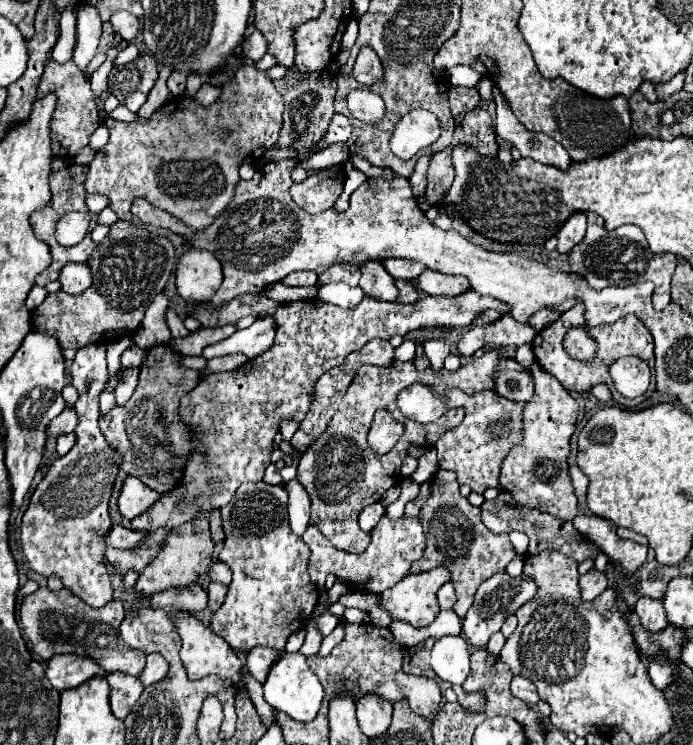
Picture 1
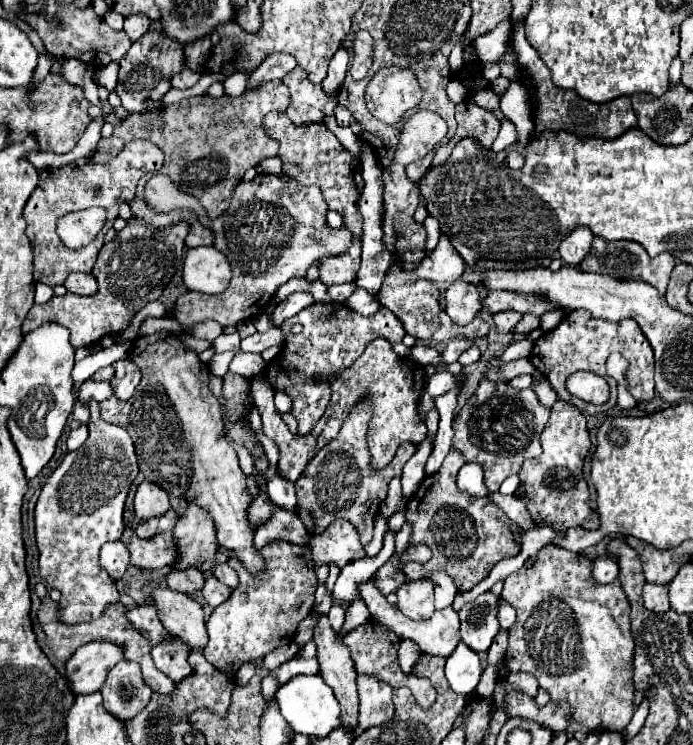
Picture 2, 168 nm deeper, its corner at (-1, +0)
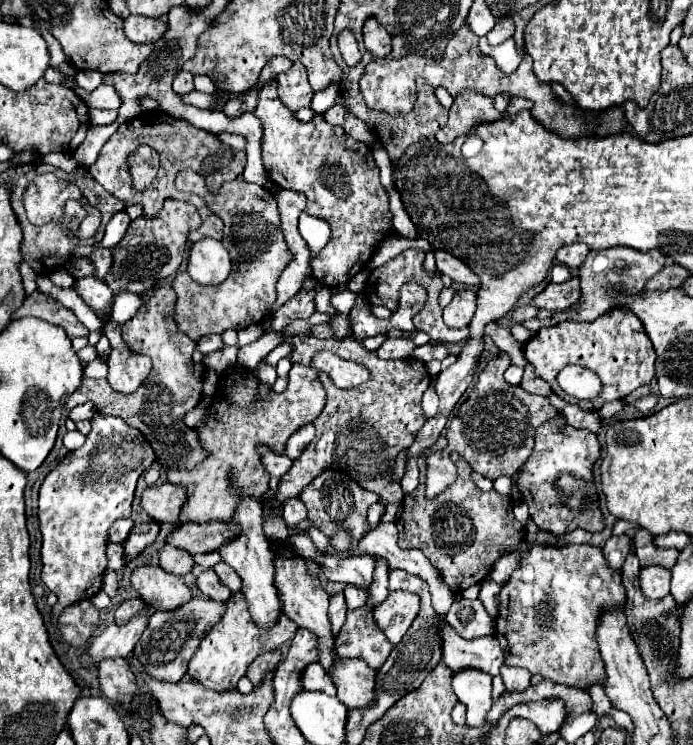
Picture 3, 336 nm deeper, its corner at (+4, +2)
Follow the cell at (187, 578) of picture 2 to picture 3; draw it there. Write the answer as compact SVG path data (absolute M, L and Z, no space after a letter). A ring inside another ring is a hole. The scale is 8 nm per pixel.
M163 546L163 550L159 552L159 564L165 566L165 570L169 570L171 574L183 578L185 574L191 572L193 568L193 558L187 550L181 550L181 548L175 548L175 546Z

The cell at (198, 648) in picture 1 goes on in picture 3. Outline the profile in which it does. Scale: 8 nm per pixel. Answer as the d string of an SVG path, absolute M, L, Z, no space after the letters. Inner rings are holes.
M157 564L137 566L131 576L131 586L139 592L145 602L155 604L157 610L173 610L191 598L191 590L183 578L165 572Z

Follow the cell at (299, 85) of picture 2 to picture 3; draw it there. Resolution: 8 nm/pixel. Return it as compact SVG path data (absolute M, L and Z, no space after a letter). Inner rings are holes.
M295 62L287 72L279 74L277 84L279 84L279 98L289 110L311 106L313 90L307 82L307 72L301 62Z

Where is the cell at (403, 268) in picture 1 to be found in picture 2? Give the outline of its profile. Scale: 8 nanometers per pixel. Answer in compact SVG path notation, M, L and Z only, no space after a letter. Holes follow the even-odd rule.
M446 234L440 236L440 242L436 246L436 252L428 254L418 266L414 268L414 274L418 278L430 280L434 284L446 284L444 280L458 280L464 272L464 260L456 252L456 248L450 244L450 238Z

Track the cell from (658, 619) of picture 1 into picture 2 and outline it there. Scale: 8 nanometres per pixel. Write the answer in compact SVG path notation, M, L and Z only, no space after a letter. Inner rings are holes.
M646 584L642 588L642 598L644 598L644 606L652 612L668 612L670 604L668 604L668 586L660 586L660 584Z

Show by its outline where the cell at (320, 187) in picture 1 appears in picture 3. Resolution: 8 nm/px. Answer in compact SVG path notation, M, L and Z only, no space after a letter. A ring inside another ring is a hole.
M271 78L269 82L263 82L259 88L259 104L255 114L263 120L263 164L267 168L269 178L283 190L295 190L305 194L307 206L305 212L309 216L323 218L331 226L331 238L327 246L313 258L313 278L327 286L327 288L341 288L353 278L357 272L361 272L371 256L377 250L377 244L387 238L393 232L393 214L389 210L389 194L379 182L379 168L371 156L371 148L363 142L353 140L341 126L331 126L325 122L321 114L317 114L311 122L303 124L293 118L291 110L283 106L283 102L277 96L277 80Z

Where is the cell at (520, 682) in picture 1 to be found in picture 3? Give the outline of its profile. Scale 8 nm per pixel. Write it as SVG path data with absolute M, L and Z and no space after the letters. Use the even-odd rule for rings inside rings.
M503 666L501 668L501 678L507 686L509 692L519 692L519 690L525 690L531 682L531 674L523 668L509 668L509 666Z

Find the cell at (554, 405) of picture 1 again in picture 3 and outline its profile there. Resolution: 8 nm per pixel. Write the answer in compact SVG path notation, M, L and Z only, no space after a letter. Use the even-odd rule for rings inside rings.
M545 422L535 430L535 448L523 466L523 472L519 474L517 482L521 488L521 498L529 506L531 520L553 534L567 534L575 528L583 528L587 532L603 532L605 518L599 508L599 494L593 484L593 464L601 456L601 446L595 434L587 430L575 430L573 426L567 426L567 430L559 430L553 422Z

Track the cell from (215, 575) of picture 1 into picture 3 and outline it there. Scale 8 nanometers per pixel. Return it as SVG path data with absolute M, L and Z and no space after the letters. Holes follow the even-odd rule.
M219 562L213 570L219 574L219 578L223 580L223 584L231 588L231 592L233 592L233 594L241 590L241 578L237 576L237 572L235 572L231 566L227 566L225 562Z

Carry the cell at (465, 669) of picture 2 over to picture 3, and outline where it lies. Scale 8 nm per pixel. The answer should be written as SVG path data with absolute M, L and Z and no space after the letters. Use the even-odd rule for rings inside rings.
M461 670L453 676L453 690L461 704L467 706L467 724L479 726L485 722L493 704L491 676L481 670Z

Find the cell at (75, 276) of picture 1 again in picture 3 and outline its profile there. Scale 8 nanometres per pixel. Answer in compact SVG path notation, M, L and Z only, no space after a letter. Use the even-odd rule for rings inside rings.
M81 278L75 284L77 294L83 298L83 302L99 316L101 322L107 322L113 312L113 290L105 284L99 282L97 278Z

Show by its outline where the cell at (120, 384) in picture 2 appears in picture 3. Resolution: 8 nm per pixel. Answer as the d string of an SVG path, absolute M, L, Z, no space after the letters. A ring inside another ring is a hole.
M113 322L105 324L105 336L111 342L111 354L107 358L107 380L115 392L131 394L145 382L147 374L151 372L151 358L131 352L131 348L121 338L121 328Z

